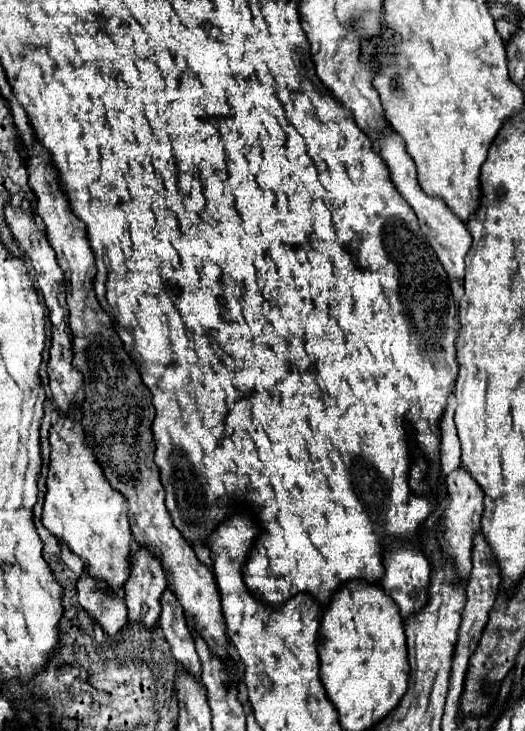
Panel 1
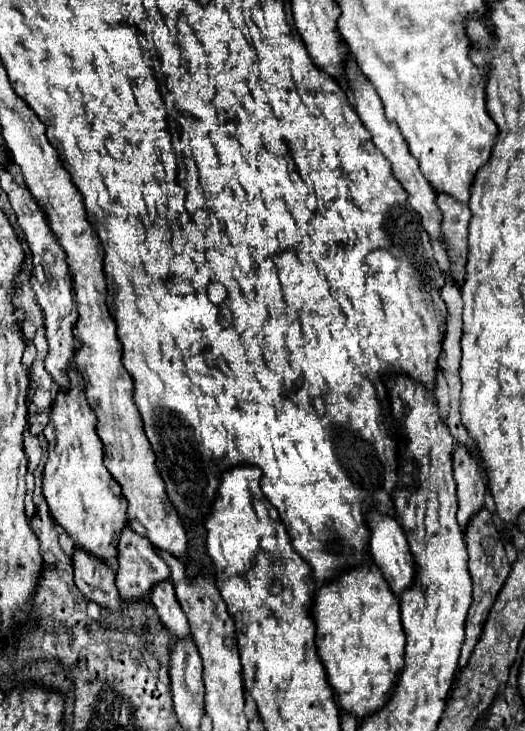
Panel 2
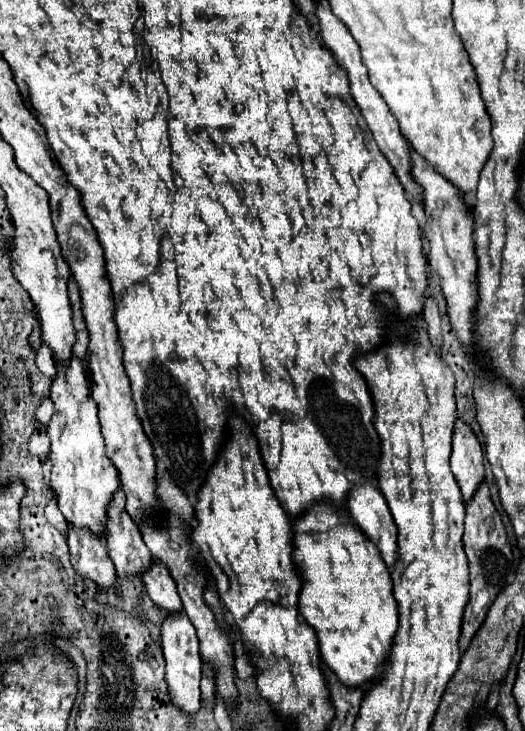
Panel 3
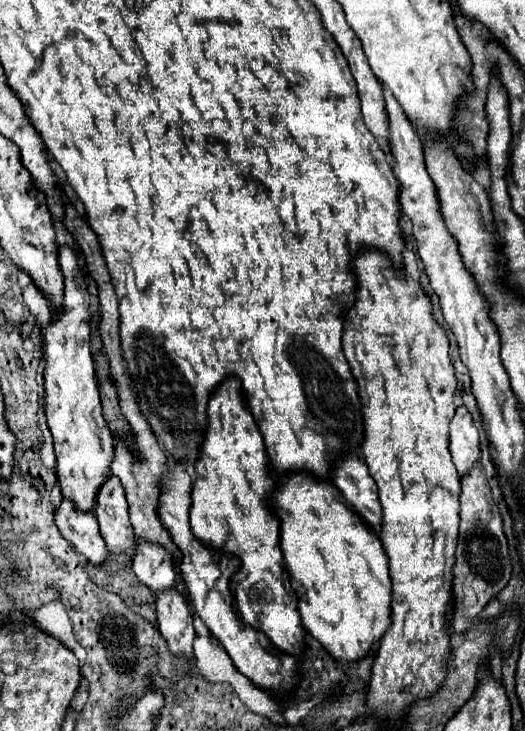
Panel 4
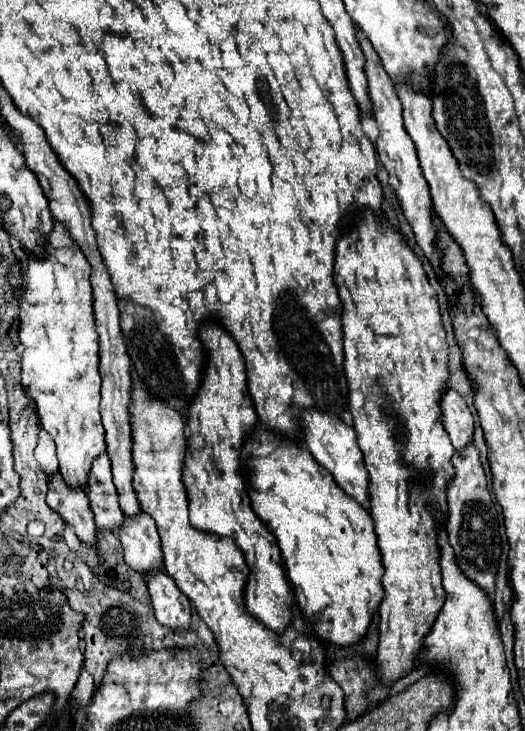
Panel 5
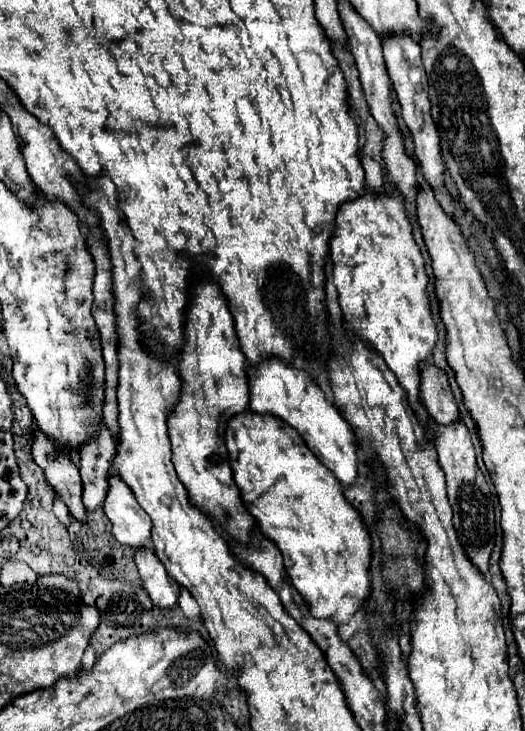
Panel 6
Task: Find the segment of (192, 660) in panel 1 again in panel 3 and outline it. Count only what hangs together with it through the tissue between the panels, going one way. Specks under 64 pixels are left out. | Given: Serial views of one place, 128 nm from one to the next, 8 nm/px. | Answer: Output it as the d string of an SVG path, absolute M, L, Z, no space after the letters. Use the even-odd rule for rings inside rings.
M152 560L152 564L142 572L142 580L146 584L148 596L156 606L164 608L166 612L182 610L182 600L176 592L176 582L172 580L164 562Z

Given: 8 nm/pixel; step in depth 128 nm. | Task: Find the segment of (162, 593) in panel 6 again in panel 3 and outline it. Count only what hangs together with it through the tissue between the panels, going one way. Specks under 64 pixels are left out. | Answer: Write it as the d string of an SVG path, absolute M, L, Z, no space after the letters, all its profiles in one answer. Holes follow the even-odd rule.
M180 610L176 614L168 614L166 620L162 622L162 650L166 658L166 682L172 692L172 700L178 708L182 708L188 714L194 714L200 708L200 668L202 668L202 658L200 658L200 648L198 648L198 636L196 628L188 620L186 612Z

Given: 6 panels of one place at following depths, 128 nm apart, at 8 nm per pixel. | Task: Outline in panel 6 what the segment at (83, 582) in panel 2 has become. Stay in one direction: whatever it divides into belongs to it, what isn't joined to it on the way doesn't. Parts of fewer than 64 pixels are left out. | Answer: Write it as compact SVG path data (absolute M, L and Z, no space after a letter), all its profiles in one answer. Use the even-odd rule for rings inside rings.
M34 430L32 458L44 470L46 480L54 486L54 490L60 492L70 514L76 520L84 522L86 508L82 504L82 480L76 464L70 460L70 454L64 452L64 448L56 448L56 444L52 444L52 440L44 436L44 432Z

